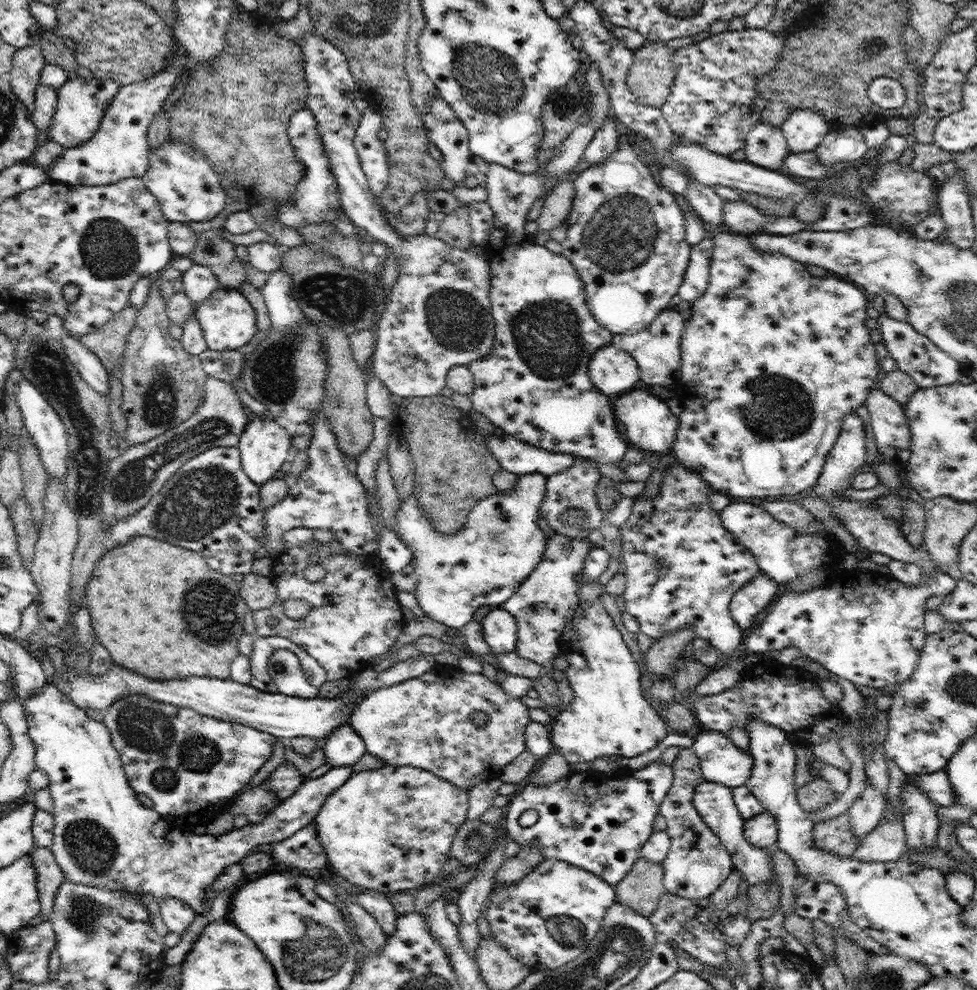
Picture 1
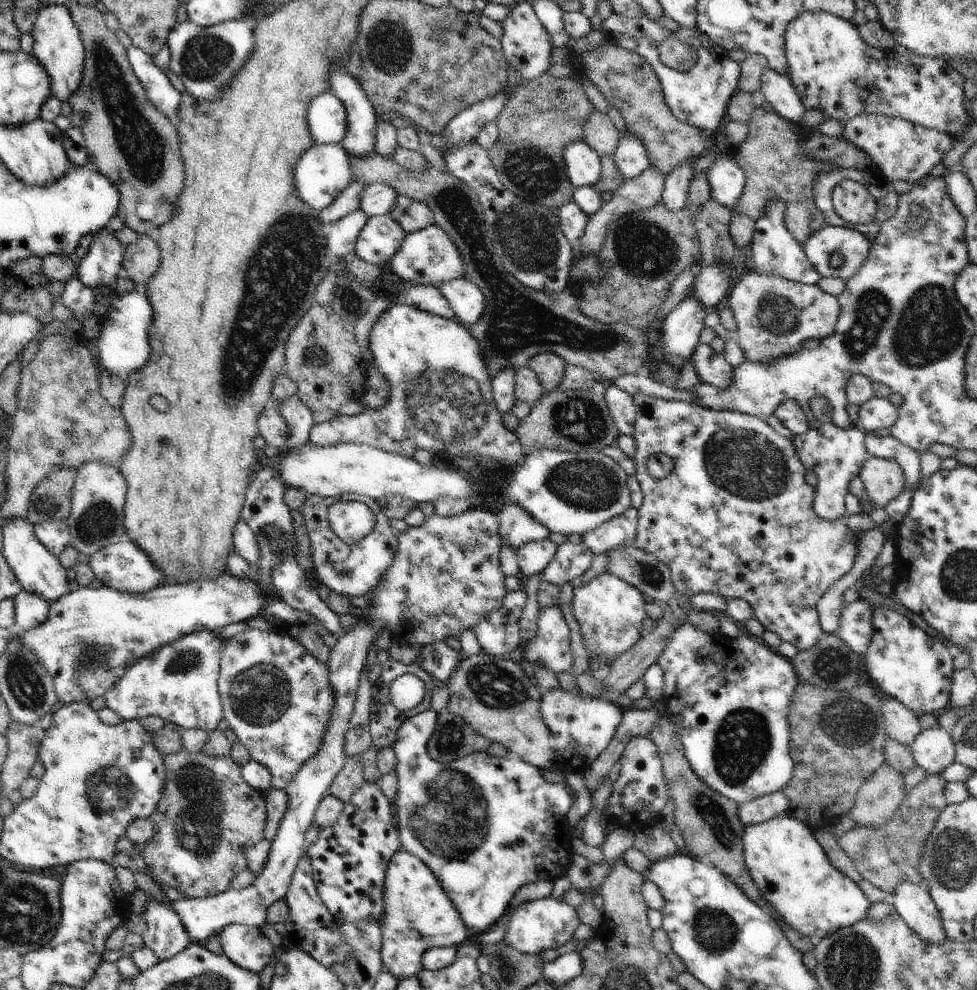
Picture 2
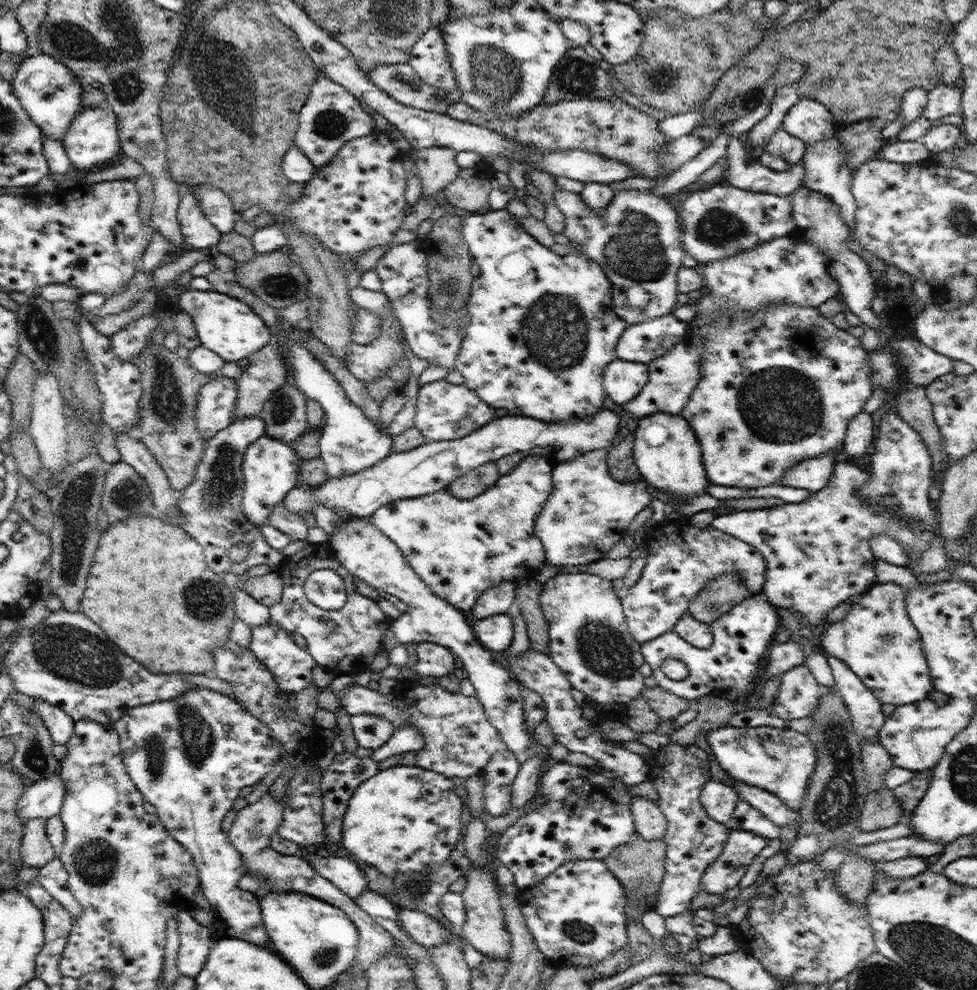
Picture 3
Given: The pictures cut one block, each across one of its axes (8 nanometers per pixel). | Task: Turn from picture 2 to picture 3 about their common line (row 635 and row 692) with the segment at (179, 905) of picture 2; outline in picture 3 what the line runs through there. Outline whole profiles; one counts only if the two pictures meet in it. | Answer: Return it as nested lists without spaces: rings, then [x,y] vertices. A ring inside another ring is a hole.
[[[406,679],[401,681],[396,689],[387,695],[380,694],[366,686],[352,684],[344,690],[344,694],[340,697],[340,706],[349,715],[372,714],[372,716],[386,718],[396,729],[404,728],[410,722],[410,726],[420,730],[425,744],[422,749],[416,751],[416,765],[425,770],[434,770],[434,772],[446,775],[447,778],[452,780],[455,776],[467,779],[474,775],[482,775],[486,769],[486,764],[494,754],[502,752],[502,750],[508,750],[506,743],[502,741],[502,737],[498,733],[498,729],[492,726],[492,723],[486,717],[478,697],[465,696],[460,691],[451,692],[443,688],[438,682],[428,685],[421,684],[419,680]]]

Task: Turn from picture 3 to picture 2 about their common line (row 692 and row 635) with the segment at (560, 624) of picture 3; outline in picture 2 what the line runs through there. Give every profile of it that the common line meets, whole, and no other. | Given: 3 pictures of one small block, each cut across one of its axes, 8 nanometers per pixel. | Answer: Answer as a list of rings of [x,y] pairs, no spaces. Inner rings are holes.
[[[608,571],[574,588],[572,612],[580,624],[589,658],[591,655],[606,654],[616,660],[623,652],[632,648],[643,636],[646,603],[647,600],[639,588]]]

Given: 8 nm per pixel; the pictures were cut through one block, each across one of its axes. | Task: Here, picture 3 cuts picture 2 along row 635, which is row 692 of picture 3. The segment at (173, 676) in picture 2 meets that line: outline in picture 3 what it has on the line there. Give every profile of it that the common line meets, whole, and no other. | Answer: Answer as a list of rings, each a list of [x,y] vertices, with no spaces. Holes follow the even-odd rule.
[[[196,685],[192,692],[182,694],[180,698],[126,709],[112,726],[119,734],[122,760],[136,789],[146,802],[154,805],[155,815],[167,832],[192,855],[198,869],[199,887],[210,903],[219,933],[272,949],[266,926],[262,923],[258,896],[238,887],[238,880],[246,875],[246,865],[220,827],[226,814],[233,810],[242,788],[260,783],[279,762],[282,745],[276,739],[270,739],[270,727],[228,695]]]

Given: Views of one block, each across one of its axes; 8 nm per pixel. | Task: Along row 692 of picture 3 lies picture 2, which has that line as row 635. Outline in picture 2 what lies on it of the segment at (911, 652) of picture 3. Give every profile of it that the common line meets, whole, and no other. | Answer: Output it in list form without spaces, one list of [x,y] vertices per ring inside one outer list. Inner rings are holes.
[[[873,606],[873,637],[870,641],[869,649],[862,656],[865,669],[871,678],[872,685],[882,696],[888,696],[903,702],[906,708],[909,708],[918,718],[924,713],[936,712],[942,710],[950,700],[949,694],[953,681],[952,654],[940,641],[929,636],[924,630],[915,626],[897,611],[888,608],[877,609]]]

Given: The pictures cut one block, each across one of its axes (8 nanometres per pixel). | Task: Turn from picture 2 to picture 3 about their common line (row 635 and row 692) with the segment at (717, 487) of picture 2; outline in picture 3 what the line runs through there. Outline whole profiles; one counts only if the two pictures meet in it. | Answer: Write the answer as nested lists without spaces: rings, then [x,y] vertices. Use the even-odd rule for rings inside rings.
[[[805,664],[788,669],[780,678],[780,689],[770,706],[782,720],[810,716],[824,693]]]

